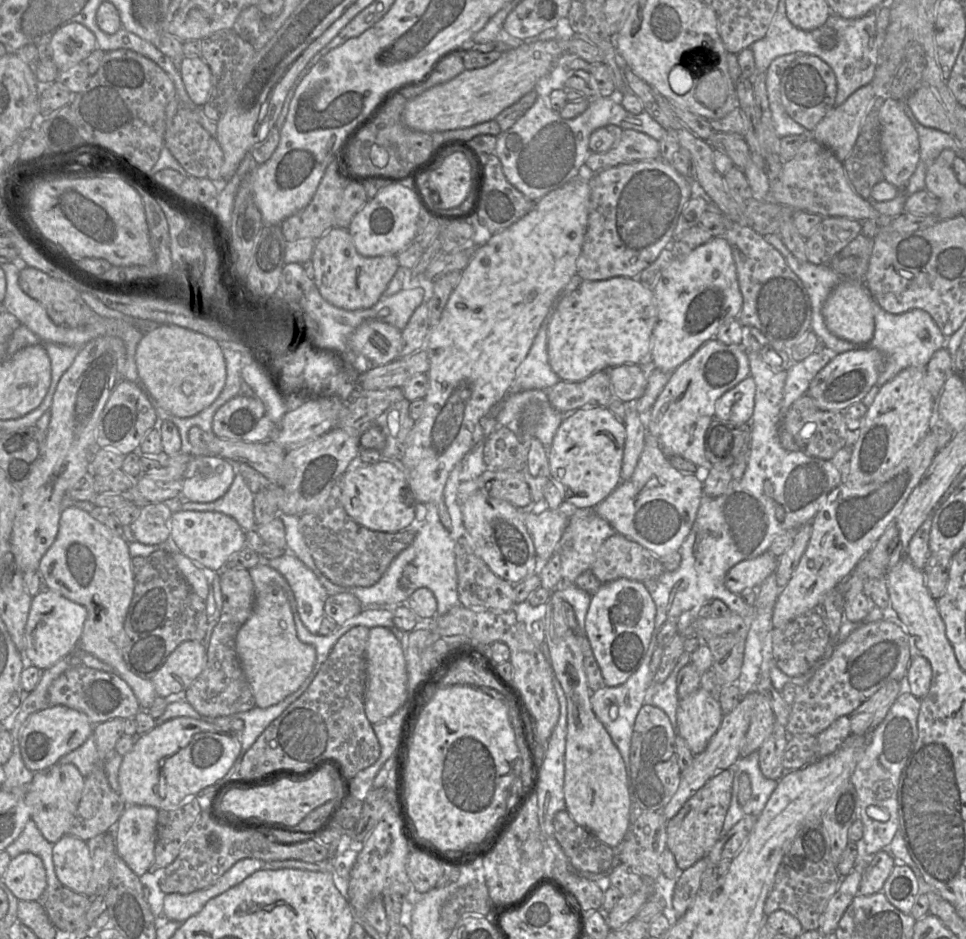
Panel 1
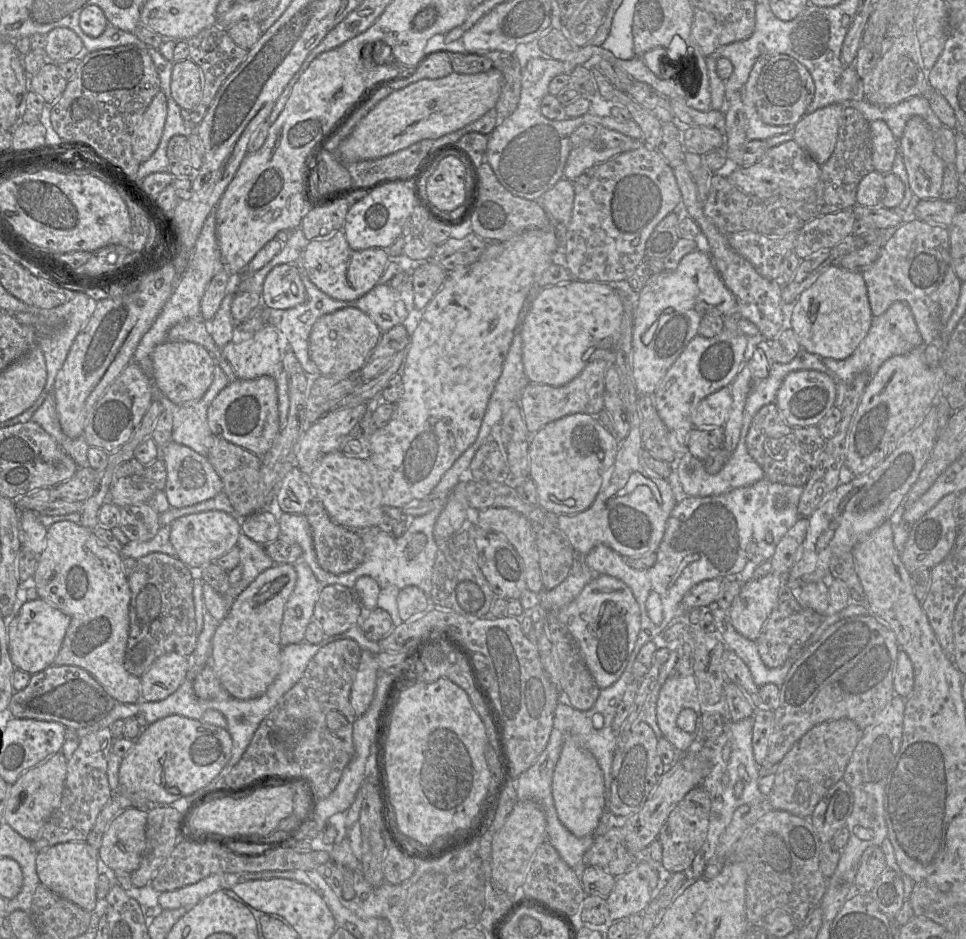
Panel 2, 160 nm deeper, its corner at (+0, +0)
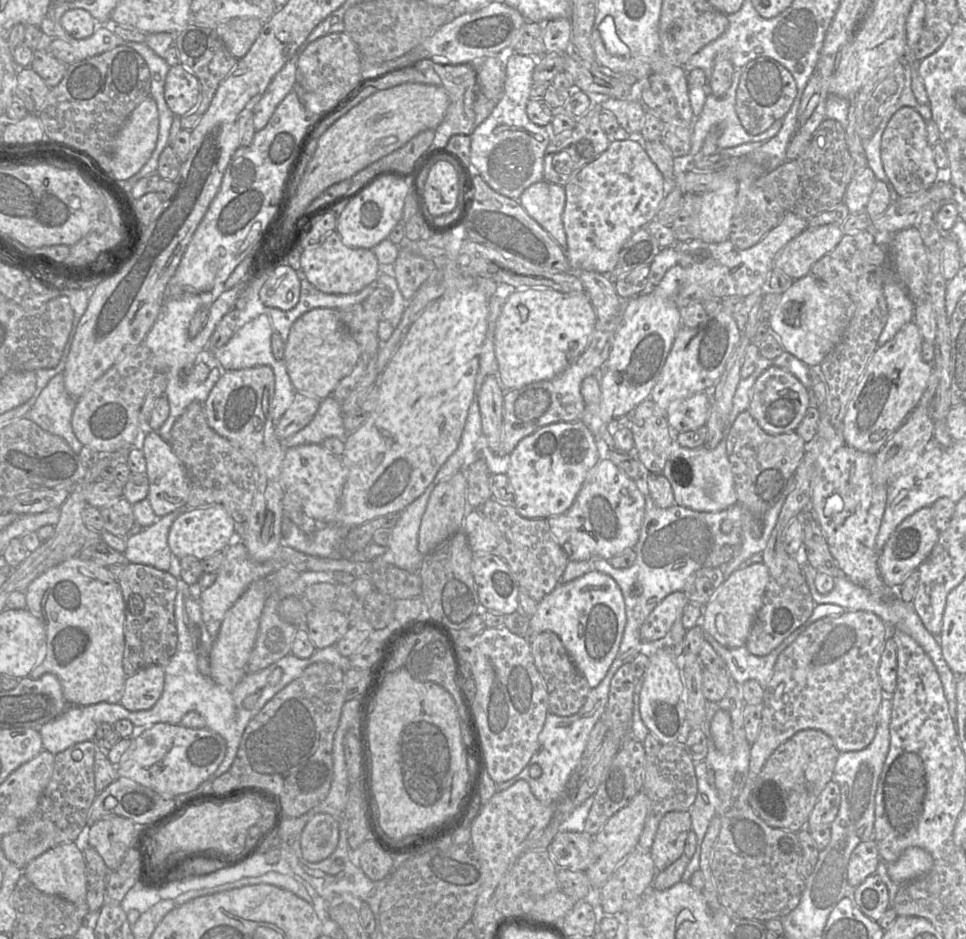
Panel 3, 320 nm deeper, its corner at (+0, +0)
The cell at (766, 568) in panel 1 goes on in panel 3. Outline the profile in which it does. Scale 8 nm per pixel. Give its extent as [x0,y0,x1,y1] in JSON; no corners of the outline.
[640,591,689,642]

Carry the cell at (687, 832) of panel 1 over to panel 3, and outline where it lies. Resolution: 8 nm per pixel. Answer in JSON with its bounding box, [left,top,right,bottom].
[650,811,692,871]

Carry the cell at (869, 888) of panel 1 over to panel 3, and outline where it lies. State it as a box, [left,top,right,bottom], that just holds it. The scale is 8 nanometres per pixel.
[848,840,880,887]

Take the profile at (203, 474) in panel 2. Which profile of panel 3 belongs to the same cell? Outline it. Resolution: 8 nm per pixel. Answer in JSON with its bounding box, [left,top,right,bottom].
[141,431,189,517]

